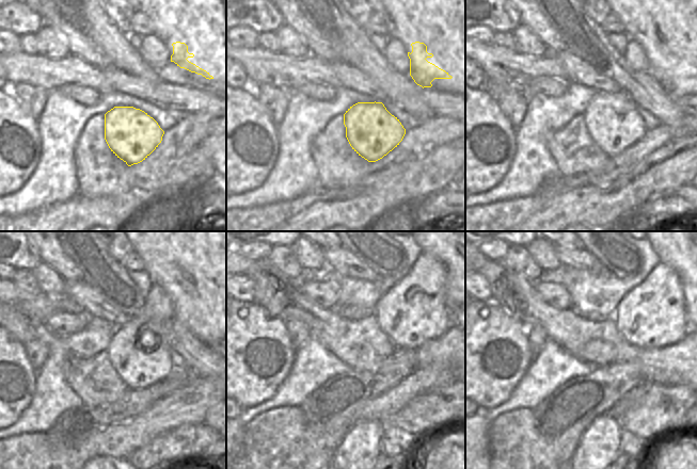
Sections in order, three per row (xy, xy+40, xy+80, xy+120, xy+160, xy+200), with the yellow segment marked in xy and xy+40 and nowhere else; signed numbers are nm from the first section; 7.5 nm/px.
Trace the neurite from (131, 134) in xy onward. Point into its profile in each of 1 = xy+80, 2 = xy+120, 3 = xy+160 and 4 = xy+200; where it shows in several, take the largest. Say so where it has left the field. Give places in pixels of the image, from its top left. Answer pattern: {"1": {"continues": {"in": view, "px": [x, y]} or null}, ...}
{"1": {"continues": {"in": "xy+80", "px": [615, 124]}}, "2": {"continues": {"in": "xy+120", "px": [141, 361]}}, "3": {"continues": {"in": "xy+160", "px": [408, 318]}}, "4": {"continues": {"in": "xy+200", "px": [646, 317]}}}

